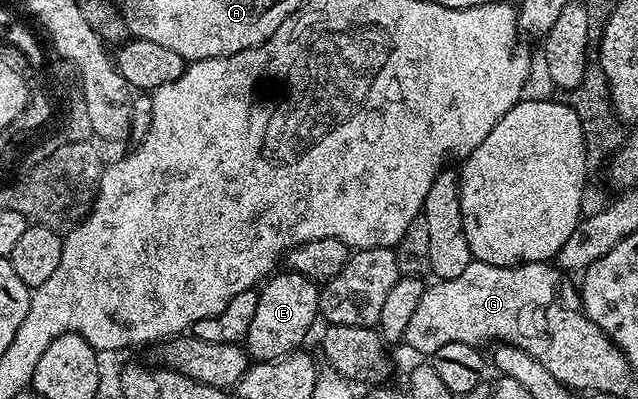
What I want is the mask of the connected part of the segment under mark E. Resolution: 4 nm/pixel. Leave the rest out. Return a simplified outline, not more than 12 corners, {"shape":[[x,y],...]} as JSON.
{"shape":[[269,276],[243,340],[253,362],[297,352],[320,317],[321,286]]}

